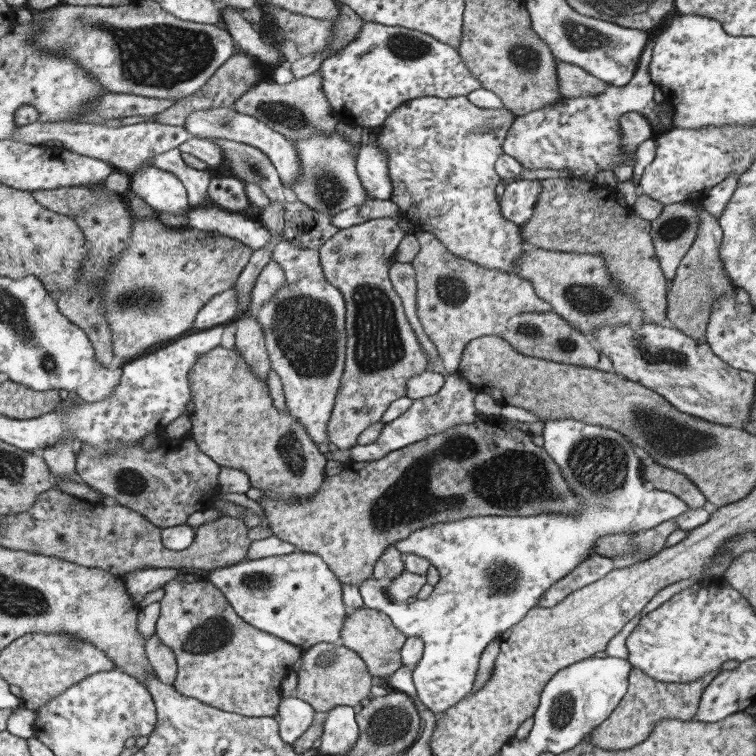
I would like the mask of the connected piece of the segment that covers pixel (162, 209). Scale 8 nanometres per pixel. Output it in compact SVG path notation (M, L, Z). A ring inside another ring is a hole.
M149 164L129 176L129 188L159 213L187 215L190 208L186 189L170 172Z

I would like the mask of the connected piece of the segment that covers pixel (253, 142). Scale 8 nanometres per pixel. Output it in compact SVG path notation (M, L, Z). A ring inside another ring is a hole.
M221 106L207 110L194 110L187 115L183 128L193 137L203 139L222 138L257 148L274 166L279 181L284 187L287 187L289 183L293 183L300 176L300 158L294 146L282 134L271 130L263 122L259 122L259 120L247 114L241 114L232 107Z

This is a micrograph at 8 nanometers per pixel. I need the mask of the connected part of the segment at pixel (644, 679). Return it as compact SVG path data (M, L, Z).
M633 667L628 674L626 693L609 716L588 734L587 740L605 750L627 750L643 742L659 719L690 721L697 710L703 689L718 672L712 670L691 682L659 682Z

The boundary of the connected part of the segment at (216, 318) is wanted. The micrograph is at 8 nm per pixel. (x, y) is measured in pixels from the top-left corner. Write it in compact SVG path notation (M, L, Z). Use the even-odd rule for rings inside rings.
M233 287L214 294L196 314L193 328L208 329L230 322L238 312L238 298Z

